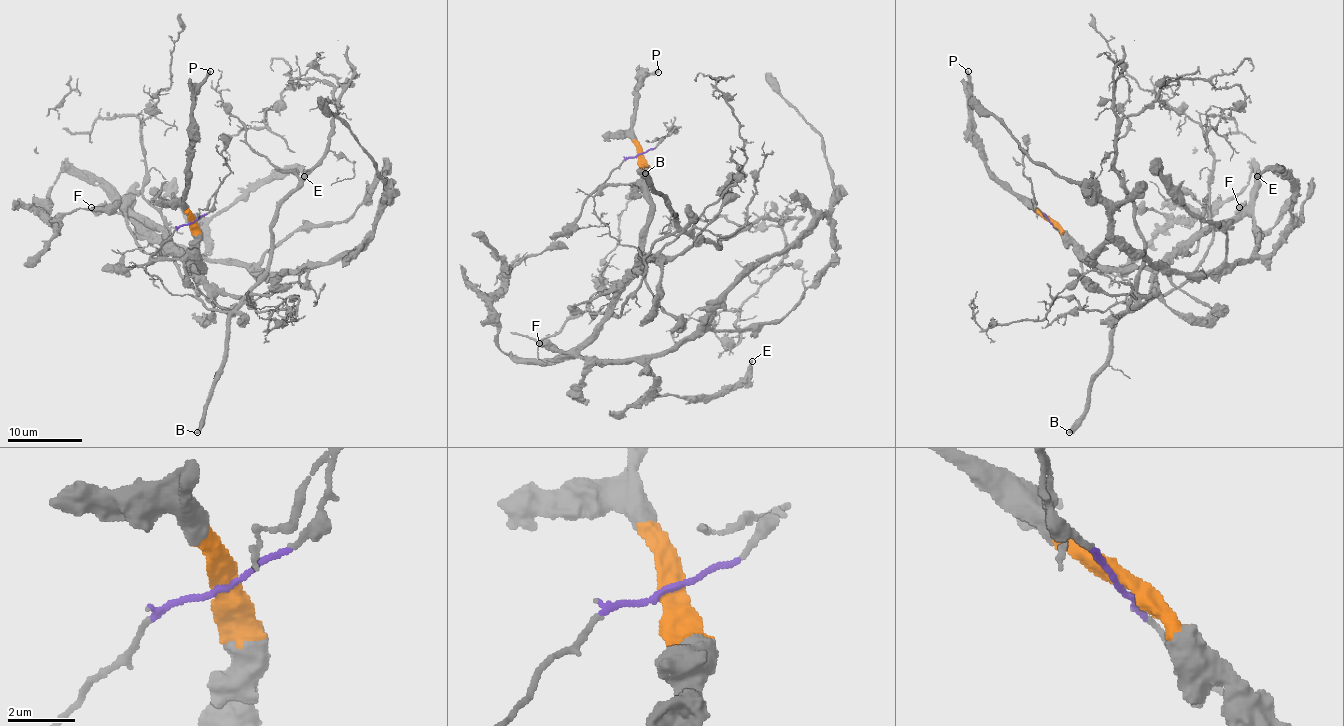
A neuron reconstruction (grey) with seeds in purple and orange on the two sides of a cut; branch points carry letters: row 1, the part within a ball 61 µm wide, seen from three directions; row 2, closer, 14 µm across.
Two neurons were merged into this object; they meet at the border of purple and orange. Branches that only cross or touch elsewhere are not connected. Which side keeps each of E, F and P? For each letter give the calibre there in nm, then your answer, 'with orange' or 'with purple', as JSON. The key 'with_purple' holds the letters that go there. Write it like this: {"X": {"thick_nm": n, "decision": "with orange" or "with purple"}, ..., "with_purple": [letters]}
{"E": {"thick_nm": 200, "decision": "with orange"}, "F": {"thick_nm": 600, "decision": "with orange"}, "P": {"thick_nm": 300, "decision": "with orange"}, "with_purple": []}

